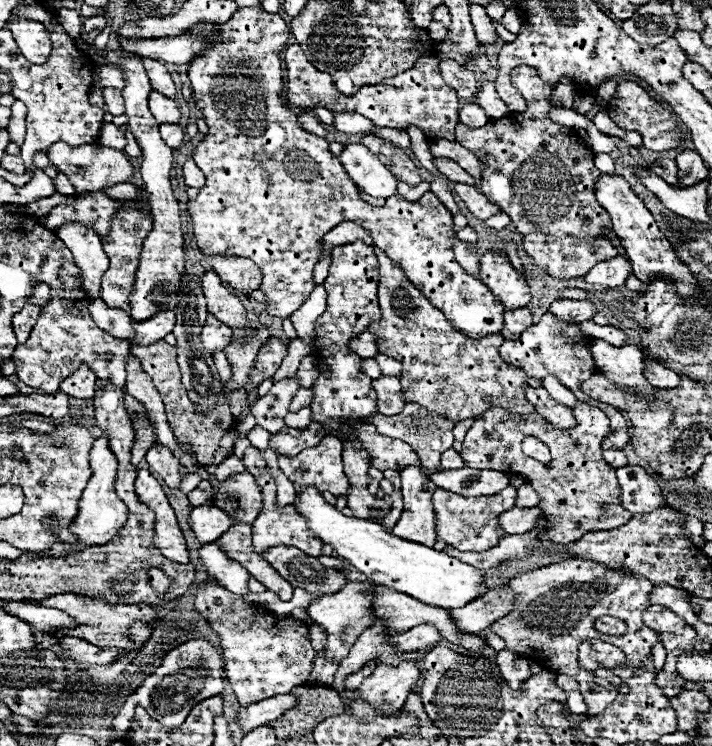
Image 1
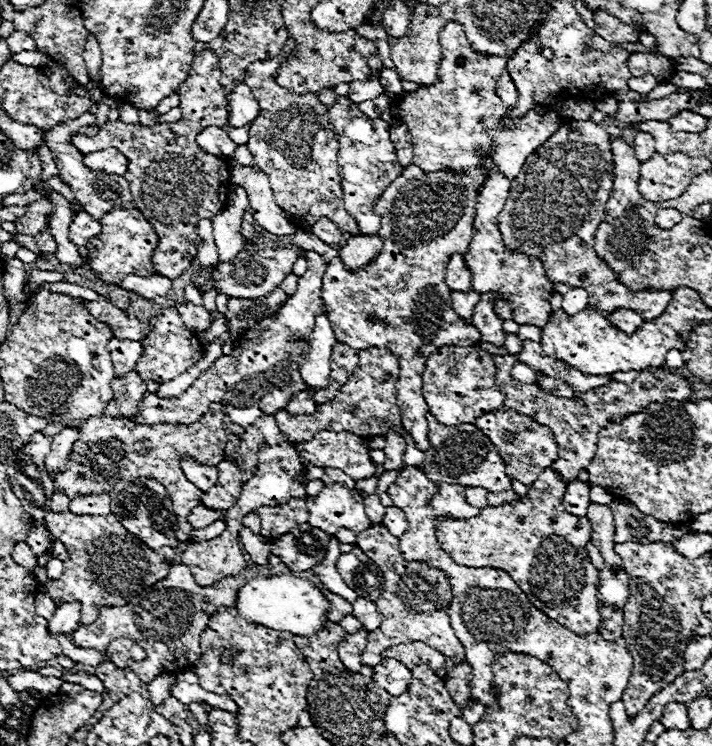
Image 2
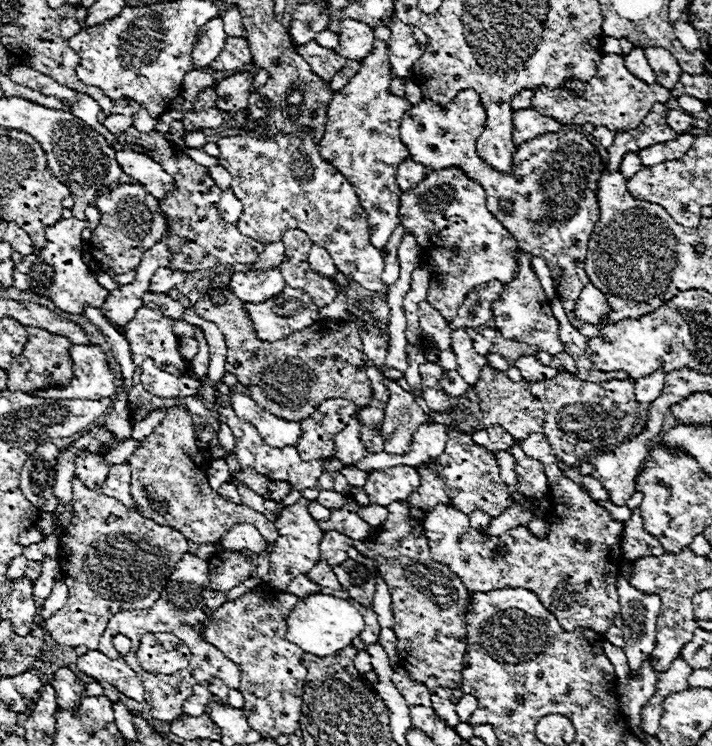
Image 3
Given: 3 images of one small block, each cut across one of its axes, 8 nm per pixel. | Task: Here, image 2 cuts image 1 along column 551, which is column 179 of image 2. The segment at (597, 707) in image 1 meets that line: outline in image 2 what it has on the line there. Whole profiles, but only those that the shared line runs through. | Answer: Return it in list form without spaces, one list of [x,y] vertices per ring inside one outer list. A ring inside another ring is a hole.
[[[176,564],[170,568],[170,574],[164,580],[146,588],[142,594],[132,596],[126,606],[102,606],[98,612],[98,622],[90,626],[78,626],[78,630],[72,634],[72,642],[80,648],[104,650],[108,642],[118,636],[132,638],[146,650],[148,658],[144,662],[130,662],[128,666],[146,684],[156,676],[188,670],[202,654],[200,636],[208,624],[208,618],[220,606],[234,606],[238,588],[256,576],[268,576],[268,572],[246,568],[246,572],[240,572],[238,576],[230,576],[226,580],[218,580],[218,584],[202,588],[194,582],[194,576],[184,564]]]

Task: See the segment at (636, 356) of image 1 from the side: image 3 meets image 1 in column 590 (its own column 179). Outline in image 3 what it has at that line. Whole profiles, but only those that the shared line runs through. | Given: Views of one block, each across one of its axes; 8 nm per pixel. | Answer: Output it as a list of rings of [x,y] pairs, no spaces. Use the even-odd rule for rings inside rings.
[[[180,338],[180,348],[178,348],[178,352],[182,354],[182,358],[184,358],[186,362],[194,360],[194,356],[196,356],[196,352],[198,352],[198,342],[196,342],[194,338]]]

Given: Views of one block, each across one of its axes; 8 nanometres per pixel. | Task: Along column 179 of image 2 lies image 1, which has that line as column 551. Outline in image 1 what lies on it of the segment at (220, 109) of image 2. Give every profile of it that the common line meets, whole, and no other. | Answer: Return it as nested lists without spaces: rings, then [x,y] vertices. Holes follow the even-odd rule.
[[[516,66],[510,72],[510,78],[512,78],[512,84],[518,88],[518,92],[528,102],[526,112],[530,112],[530,116],[526,118],[526,114],[524,114],[524,132],[528,132],[528,154],[516,154],[520,144],[526,144],[526,142],[522,142],[524,138],[520,138],[520,126],[516,122],[500,122],[498,126],[496,126],[496,122],[488,122],[482,128],[466,128],[466,124],[458,124],[456,142],[460,142],[470,152],[474,152],[476,158],[480,160],[480,168],[482,168],[480,192],[492,204],[498,204],[512,218],[516,230],[524,234],[524,248],[534,258],[534,262],[558,280],[570,280],[570,278],[584,276],[598,262],[610,260],[618,254],[618,250],[606,240],[606,236],[602,232],[602,226],[610,228],[612,224],[610,224],[608,212],[594,198],[594,184],[600,176],[600,172],[594,166],[594,152],[586,144],[582,144],[584,140],[578,136],[576,130],[554,124],[548,118],[548,110],[552,108],[548,98],[552,96],[554,88],[544,84],[534,68]]]

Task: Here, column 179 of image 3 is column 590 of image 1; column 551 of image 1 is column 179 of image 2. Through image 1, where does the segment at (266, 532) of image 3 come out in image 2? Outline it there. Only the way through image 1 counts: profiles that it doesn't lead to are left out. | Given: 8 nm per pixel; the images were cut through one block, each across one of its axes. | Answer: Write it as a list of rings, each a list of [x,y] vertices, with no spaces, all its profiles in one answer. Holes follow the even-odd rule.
[[[208,412],[202,416],[202,420],[190,424],[190,426],[174,426],[174,424],[154,424],[154,426],[140,426],[126,418],[112,418],[112,416],[100,416],[90,418],[84,428],[80,430],[80,438],[74,442],[74,452],[70,452],[70,460],[66,464],[64,472],[50,474],[56,492],[64,492],[70,500],[74,496],[82,496],[86,492],[112,492],[114,484],[122,480],[122,476],[150,476],[152,480],[158,480],[166,492],[170,494],[170,502],[174,508],[174,514],[178,516],[178,534],[184,538],[178,538],[186,542],[190,538],[190,524],[186,522],[188,512],[198,506],[200,490],[188,482],[180,470],[178,454],[188,454],[200,458],[202,464],[216,466],[222,462],[220,450],[226,446],[226,432],[222,428],[224,414],[222,412]]]

